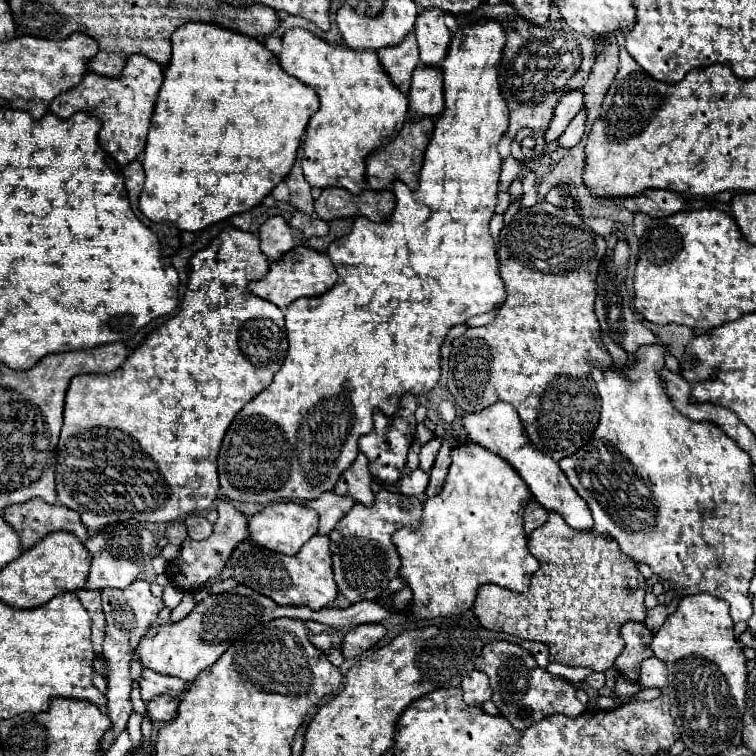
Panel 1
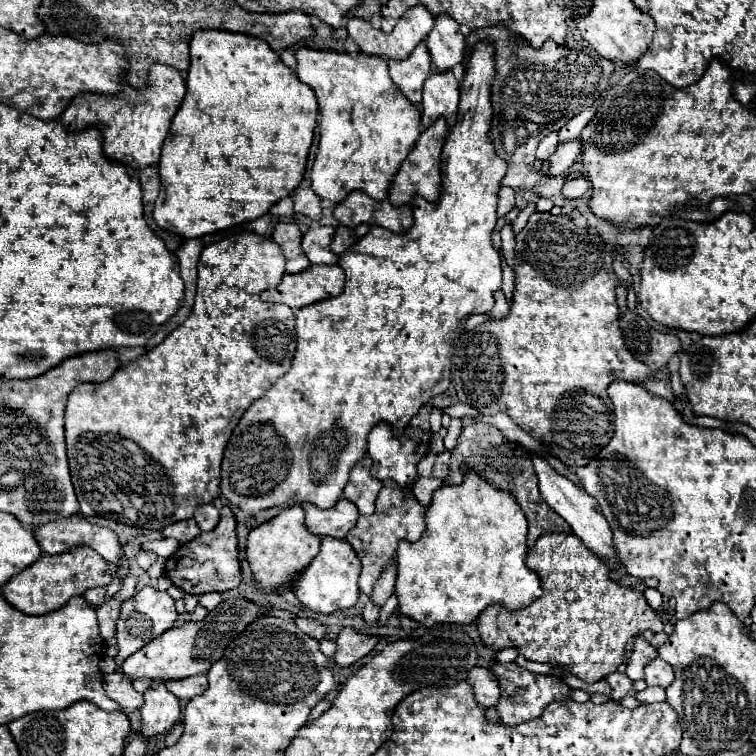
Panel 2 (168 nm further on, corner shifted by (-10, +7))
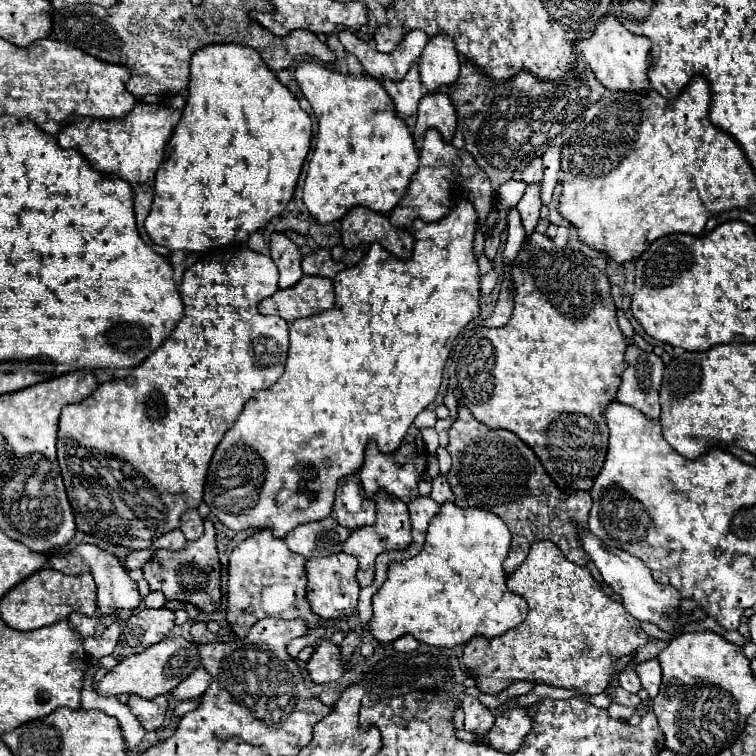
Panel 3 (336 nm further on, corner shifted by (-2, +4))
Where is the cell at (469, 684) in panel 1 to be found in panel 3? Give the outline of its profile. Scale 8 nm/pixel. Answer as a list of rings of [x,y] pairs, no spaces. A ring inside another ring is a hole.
[[[464,696],[462,698],[462,710],[464,710],[464,728],[472,730],[476,734],[486,734],[488,728],[492,726],[494,714],[474,696]]]

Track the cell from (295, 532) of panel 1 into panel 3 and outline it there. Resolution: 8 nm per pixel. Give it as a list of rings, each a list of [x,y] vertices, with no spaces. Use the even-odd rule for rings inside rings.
[[[270,528],[256,530],[232,550],[228,568],[228,622],[232,624],[232,630],[238,634],[238,638],[244,638],[252,624],[268,616],[282,620],[304,618],[312,630],[288,644],[288,654],[296,658],[304,646],[314,646],[326,634],[326,630],[316,626],[320,618],[312,614],[310,604],[306,602],[304,562],[306,558],[290,552],[284,538],[276,538]]]

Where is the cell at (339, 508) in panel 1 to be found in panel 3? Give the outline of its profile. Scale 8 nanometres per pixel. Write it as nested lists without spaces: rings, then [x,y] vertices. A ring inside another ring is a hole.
[[[334,516],[306,522],[296,526],[288,536],[286,544],[292,552],[298,552],[306,558],[320,558],[340,552],[340,544],[350,536],[350,530],[340,526]]]

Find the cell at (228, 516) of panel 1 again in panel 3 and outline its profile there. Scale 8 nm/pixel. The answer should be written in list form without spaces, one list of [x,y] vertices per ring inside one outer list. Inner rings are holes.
[[[210,518],[204,520],[204,534],[198,540],[188,540],[182,550],[156,550],[152,560],[146,562],[142,570],[150,588],[164,592],[168,600],[190,602],[204,612],[220,608],[220,562],[216,554],[216,530]]]

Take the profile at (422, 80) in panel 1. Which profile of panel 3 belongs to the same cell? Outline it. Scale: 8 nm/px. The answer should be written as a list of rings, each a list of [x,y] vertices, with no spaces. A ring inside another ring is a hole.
[[[430,92],[424,96],[424,100],[420,100],[414,126],[414,142],[418,150],[428,128],[436,128],[446,142],[450,142],[456,132],[456,110],[444,92]]]

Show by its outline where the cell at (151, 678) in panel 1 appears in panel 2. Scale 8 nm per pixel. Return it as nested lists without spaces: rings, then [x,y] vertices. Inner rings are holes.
[[[202,673],[202,675],[196,675],[196,677],[186,677],[182,681],[168,681],[164,685],[178,699],[190,701],[192,697],[196,697],[196,695],[200,695],[208,689],[208,677]]]

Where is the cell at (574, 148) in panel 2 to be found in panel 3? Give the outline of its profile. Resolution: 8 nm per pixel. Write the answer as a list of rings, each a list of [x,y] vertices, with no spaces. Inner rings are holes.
[[[528,184],[522,200],[516,206],[520,216],[522,216],[522,224],[526,228],[526,236],[532,234],[532,230],[536,228],[536,224],[540,220],[540,208],[542,208],[540,190],[542,190],[542,184]]]

